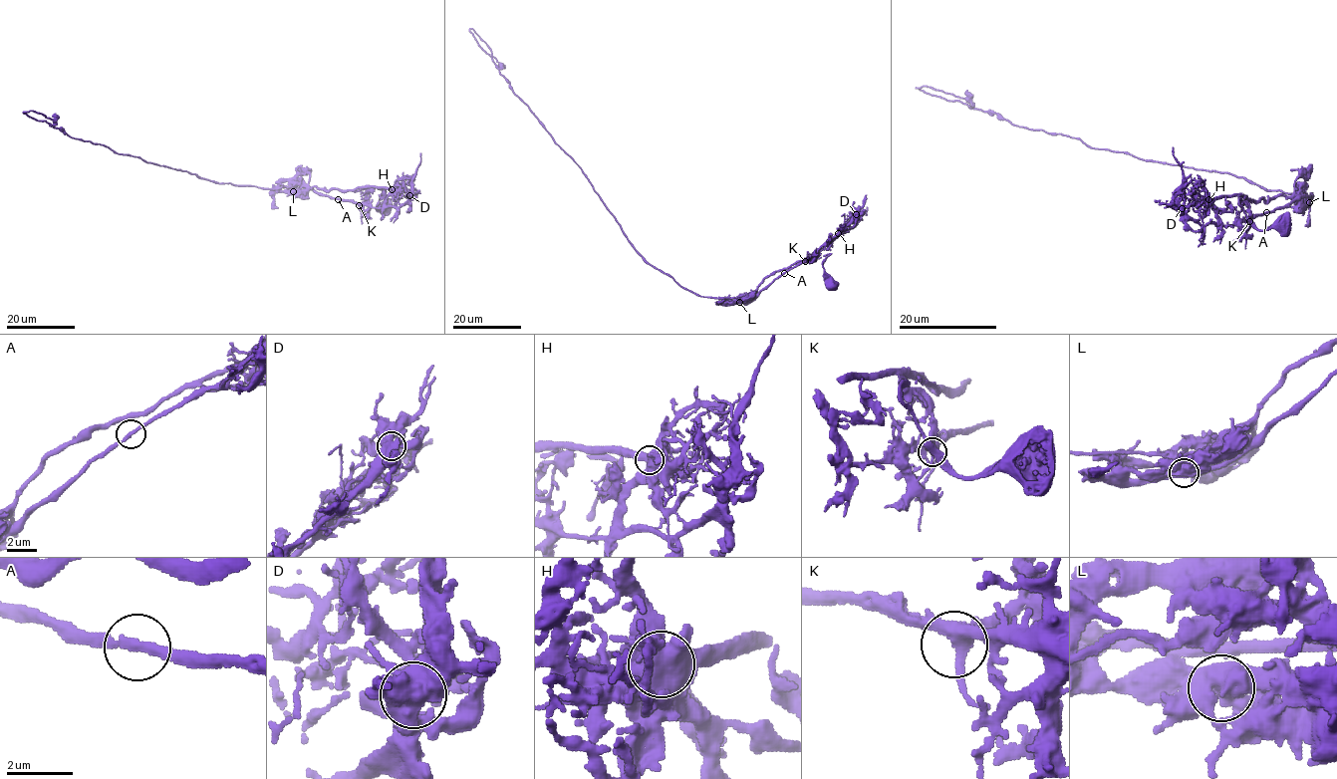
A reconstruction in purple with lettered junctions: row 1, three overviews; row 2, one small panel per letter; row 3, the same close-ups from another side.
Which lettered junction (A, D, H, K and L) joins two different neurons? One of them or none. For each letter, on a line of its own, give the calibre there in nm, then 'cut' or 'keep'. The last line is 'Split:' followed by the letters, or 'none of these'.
A: 280 nm | keep
D: 500 nm | keep
H: 700 nm | keep
K: 400 nm | keep
L: 700 nm | cut
Split: L

